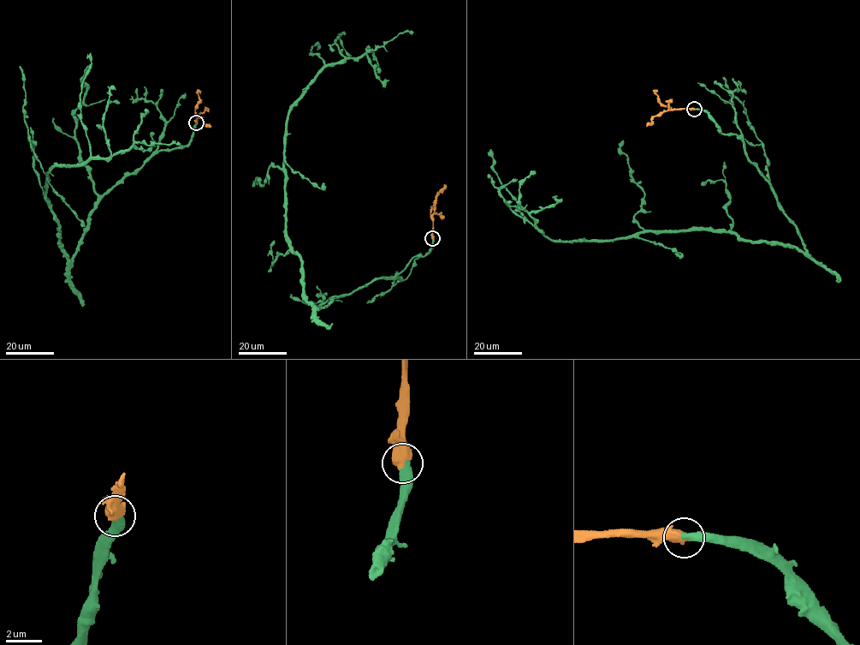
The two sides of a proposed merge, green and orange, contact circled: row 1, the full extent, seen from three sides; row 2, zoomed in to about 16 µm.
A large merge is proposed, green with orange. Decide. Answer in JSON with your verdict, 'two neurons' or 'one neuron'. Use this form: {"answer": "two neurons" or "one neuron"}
{"answer": "one neuron"}

